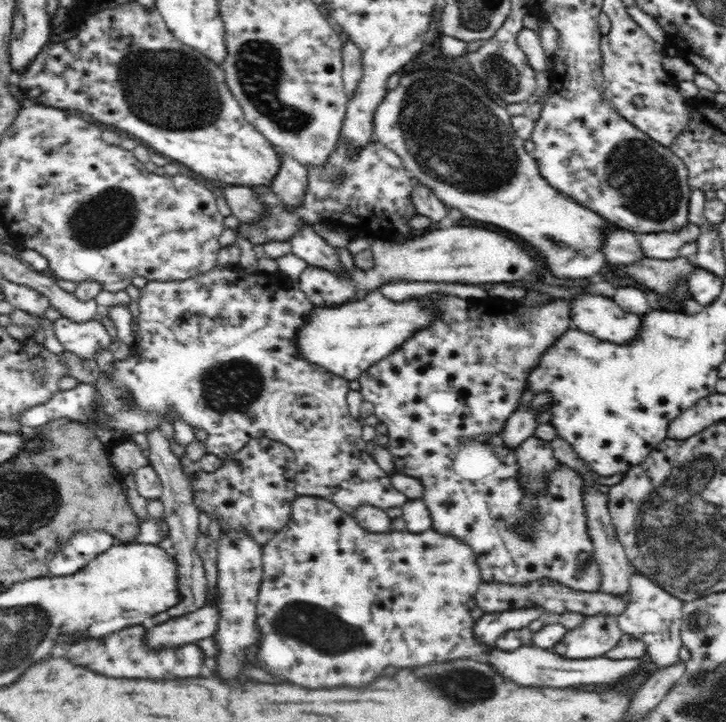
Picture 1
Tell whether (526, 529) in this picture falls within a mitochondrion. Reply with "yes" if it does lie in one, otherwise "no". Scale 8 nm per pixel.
yes

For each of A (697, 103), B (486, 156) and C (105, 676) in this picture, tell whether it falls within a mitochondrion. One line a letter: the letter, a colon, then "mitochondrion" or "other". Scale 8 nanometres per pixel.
A: other
B: mitochondrion
C: other

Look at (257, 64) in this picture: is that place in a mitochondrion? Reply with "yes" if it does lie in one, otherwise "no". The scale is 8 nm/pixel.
yes

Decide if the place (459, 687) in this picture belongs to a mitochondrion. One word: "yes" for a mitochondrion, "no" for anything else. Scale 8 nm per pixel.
yes

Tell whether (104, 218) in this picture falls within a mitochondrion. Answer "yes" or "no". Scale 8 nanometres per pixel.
yes

